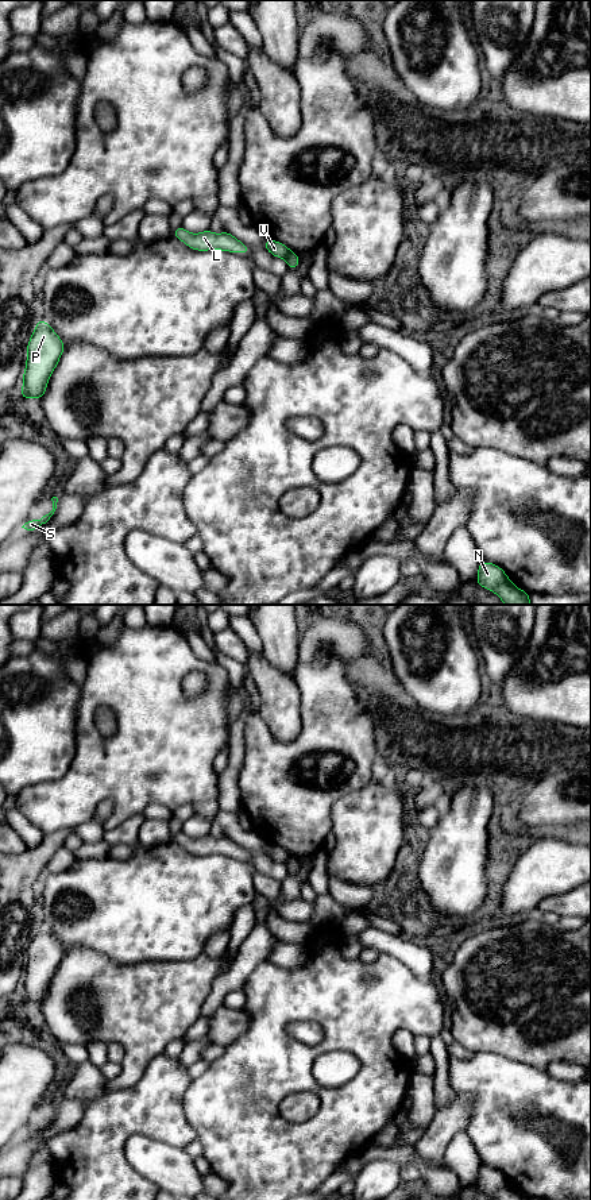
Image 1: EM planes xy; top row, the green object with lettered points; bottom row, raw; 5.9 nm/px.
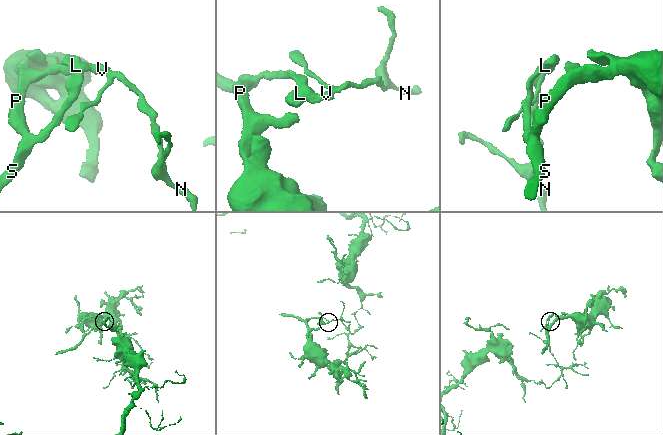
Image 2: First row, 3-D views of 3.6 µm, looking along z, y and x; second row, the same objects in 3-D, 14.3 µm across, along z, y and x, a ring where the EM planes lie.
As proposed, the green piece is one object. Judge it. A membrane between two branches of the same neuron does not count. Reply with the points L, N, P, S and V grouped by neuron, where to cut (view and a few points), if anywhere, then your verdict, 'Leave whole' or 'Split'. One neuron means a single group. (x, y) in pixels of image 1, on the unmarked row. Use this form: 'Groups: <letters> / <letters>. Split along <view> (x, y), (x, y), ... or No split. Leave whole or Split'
Groups: L P S V / N. Split along xy (290, 856), (285, 863). Split

